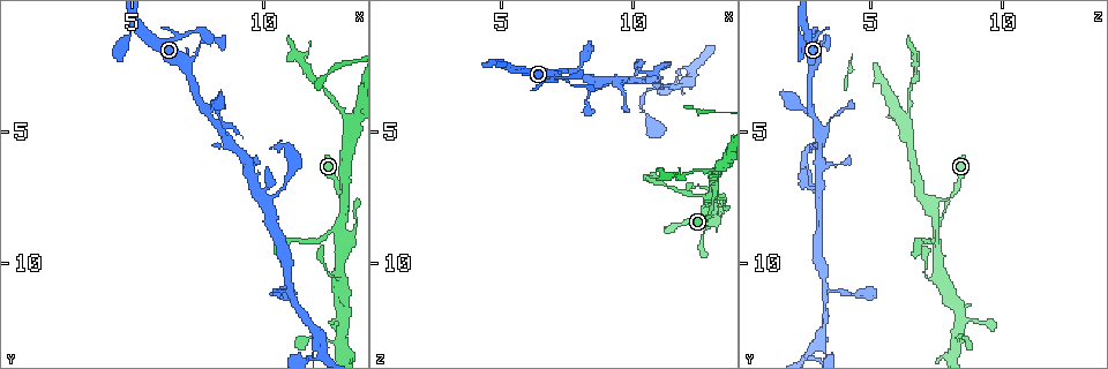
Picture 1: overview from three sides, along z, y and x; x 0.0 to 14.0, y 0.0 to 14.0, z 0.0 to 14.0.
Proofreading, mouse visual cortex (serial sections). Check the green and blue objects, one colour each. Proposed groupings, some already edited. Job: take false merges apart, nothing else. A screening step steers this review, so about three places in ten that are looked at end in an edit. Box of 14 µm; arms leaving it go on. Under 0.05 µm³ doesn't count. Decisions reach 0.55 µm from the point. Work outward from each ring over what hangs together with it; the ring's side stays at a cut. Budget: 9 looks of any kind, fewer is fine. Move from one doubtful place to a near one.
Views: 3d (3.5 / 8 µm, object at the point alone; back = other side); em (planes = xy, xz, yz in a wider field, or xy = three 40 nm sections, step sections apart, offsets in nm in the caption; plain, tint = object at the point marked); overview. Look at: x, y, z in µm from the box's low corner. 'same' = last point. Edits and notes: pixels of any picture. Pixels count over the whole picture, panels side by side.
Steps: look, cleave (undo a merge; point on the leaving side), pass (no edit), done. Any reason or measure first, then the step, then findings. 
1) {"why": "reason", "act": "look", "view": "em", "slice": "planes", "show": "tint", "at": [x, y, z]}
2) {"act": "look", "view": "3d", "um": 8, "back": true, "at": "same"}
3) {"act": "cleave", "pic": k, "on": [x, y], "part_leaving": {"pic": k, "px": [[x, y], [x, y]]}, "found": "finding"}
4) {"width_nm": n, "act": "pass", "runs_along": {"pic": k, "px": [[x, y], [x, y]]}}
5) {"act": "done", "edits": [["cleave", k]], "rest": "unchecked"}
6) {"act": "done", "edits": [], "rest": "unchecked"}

{"why": "thick turns thin", "act": "look", "view": "3d", "um": 3.5, "at": [7.5, 2.0, 3.1]}

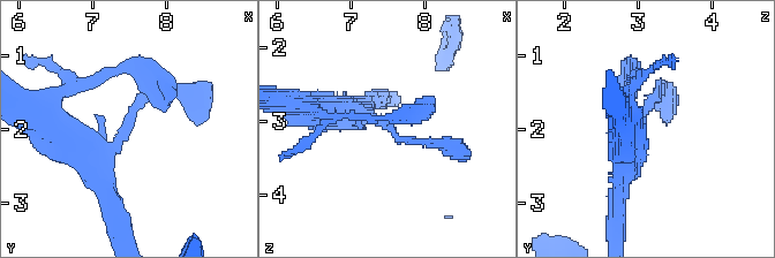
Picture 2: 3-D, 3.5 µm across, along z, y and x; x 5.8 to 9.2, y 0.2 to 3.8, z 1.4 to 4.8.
{"arm_widths_nm": [100, 400], "act": "look", "view": "em", "slice": "xy", "step": 3, "show": "tint", "at": [7.40, 2.00, 3.00]}

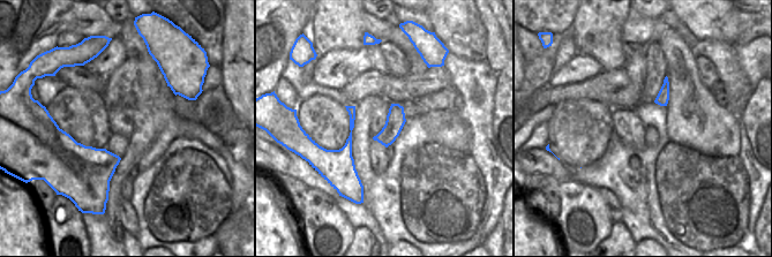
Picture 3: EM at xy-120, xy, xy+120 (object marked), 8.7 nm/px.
{"act": "pass", "runs_along": {"pic": 2, "px": [[324, 108], [430, 143]]}, "found": "all the same cell"}

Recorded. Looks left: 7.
{"why": "arms part here", "act": "look", "view": "3d", "um": 3.5, "at": [8.4, 4.9, 3.0]}

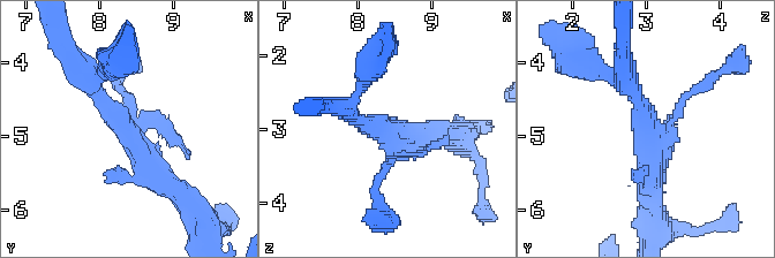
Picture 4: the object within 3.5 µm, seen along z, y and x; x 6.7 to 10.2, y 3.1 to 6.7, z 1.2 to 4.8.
{"why": "shape alone is not enough", "act": "look", "view": "em", "slice": "xy", "step": 3, "show": "tint", "at": [8.35, 4.95, 3.05]}

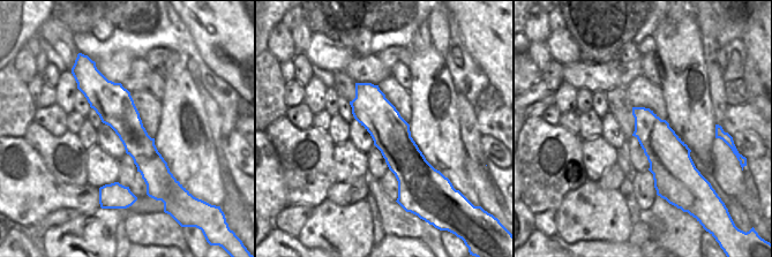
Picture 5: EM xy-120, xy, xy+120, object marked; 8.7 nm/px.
{"act": "pass", "runs_along": {"pic": 4, "px": [[81, 74], [148, 166], [177, 190]]}, "found": "all the same cell"}

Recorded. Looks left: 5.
{"why": "four-way junction", "act": "look", "view": "3d", "um": 3.5, "at": [9.9, 7.6, 3.2]}

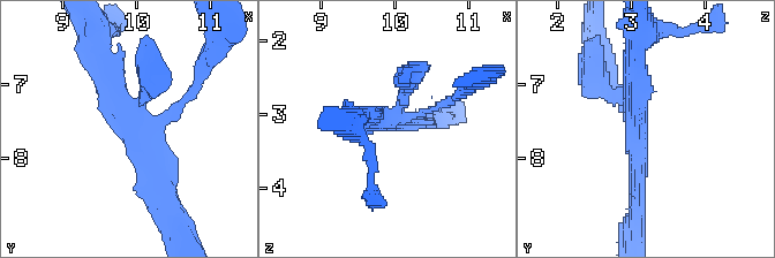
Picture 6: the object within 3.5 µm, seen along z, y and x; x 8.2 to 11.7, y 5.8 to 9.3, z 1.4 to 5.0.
{"why": "now the EM", "act": "look", "view": "em", "slice": "planes", "show": "tint", "at": [9.95, 7.65, 3.10]}

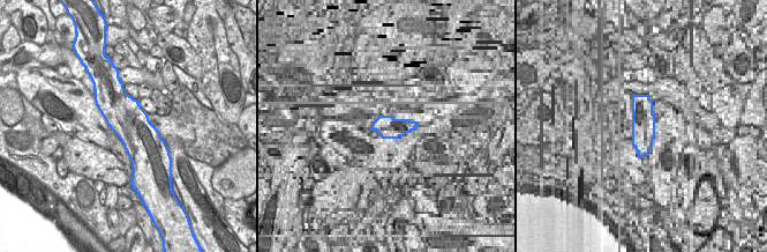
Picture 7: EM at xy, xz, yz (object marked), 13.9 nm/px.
{"width_nm": 500, "act": "pass", "runs_along": {"pic": 6, "px": [[98, 62], [148, 158], [158, 204]]}, "found": "all the same cell"}

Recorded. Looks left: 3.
{"act": "look", "view": "em", "slice": "xy", "step": 2, "show": "tint", "at": [12.8, 4.1, 6.5]}

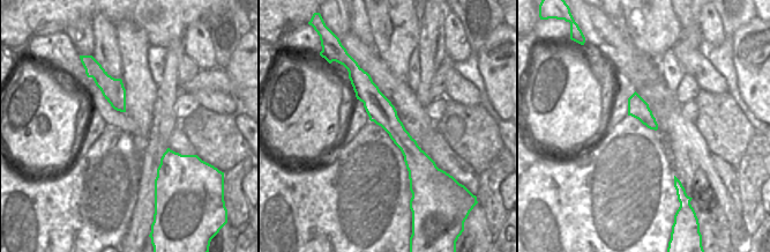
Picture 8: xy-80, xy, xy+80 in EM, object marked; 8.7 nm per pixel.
{"act": "look", "view": "3d", "um": 3.5, "at": "same"}

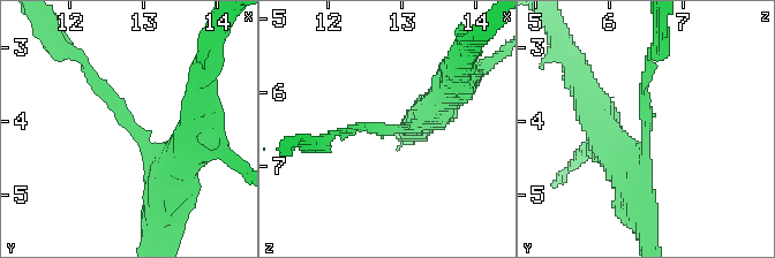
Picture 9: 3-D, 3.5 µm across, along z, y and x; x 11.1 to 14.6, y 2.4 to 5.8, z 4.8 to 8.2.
{"width_nm": 240, "act": "cleave", "pic": 9, "on": [647, 111], "part_leaving": {"pic": 9, "px": [[646, 139], [642, 83], [654, 51]]}, "found": "two cells meet here"}

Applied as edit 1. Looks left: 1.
{"act": "done", "edits": [["cleave", 9]], "rest": "unchecked"}

